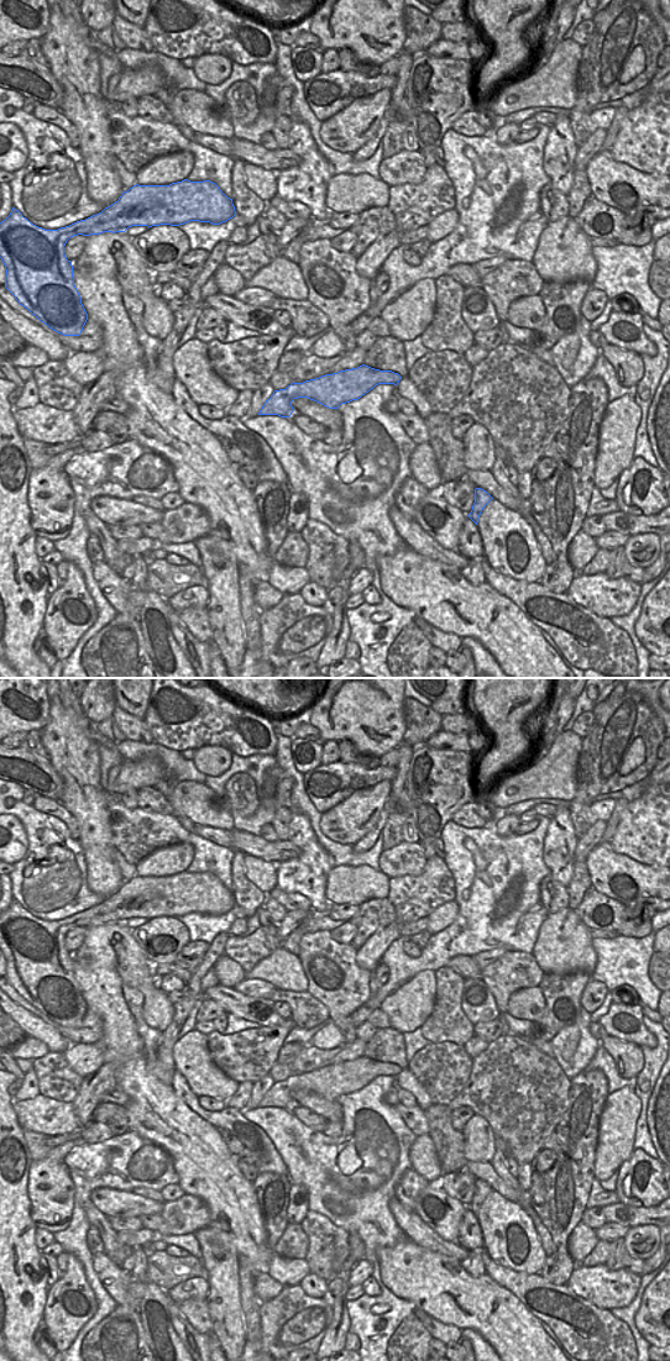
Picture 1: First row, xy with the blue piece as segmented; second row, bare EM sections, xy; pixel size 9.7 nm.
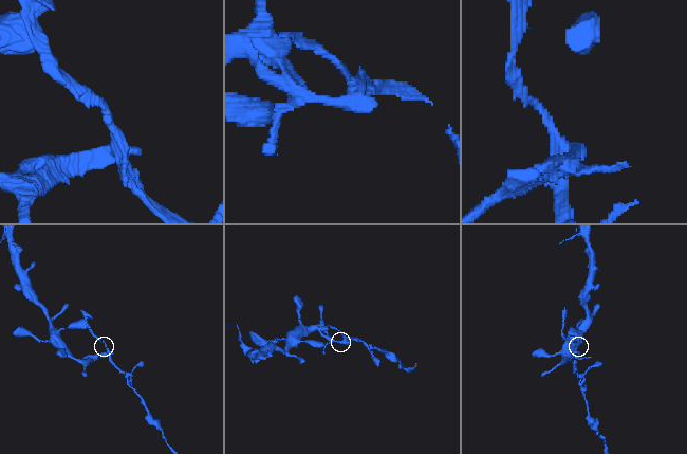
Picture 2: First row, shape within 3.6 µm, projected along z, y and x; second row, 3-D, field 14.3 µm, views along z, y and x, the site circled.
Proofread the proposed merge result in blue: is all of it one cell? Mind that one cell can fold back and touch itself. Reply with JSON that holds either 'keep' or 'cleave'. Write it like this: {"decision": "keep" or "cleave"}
{"decision": "cleave"}

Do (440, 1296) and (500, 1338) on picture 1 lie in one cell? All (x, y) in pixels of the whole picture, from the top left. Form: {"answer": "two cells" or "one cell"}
{"answer": "one cell"}

